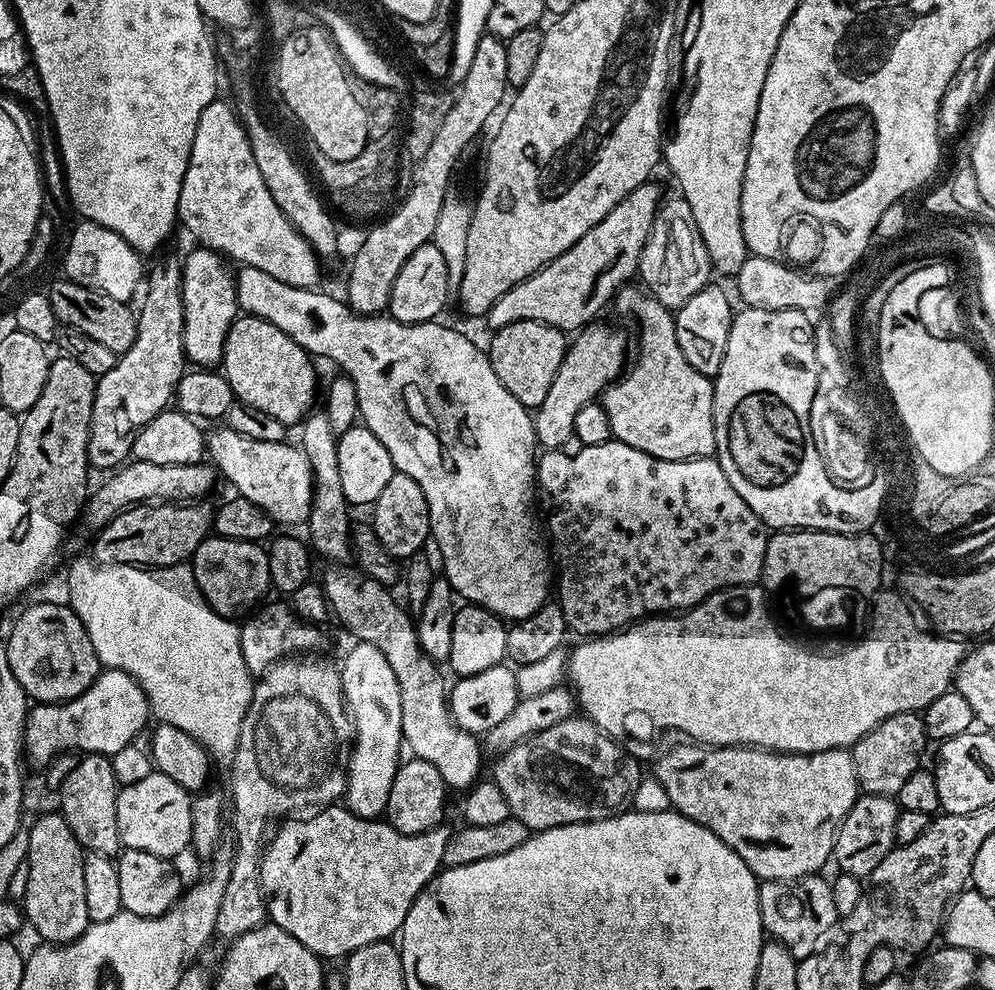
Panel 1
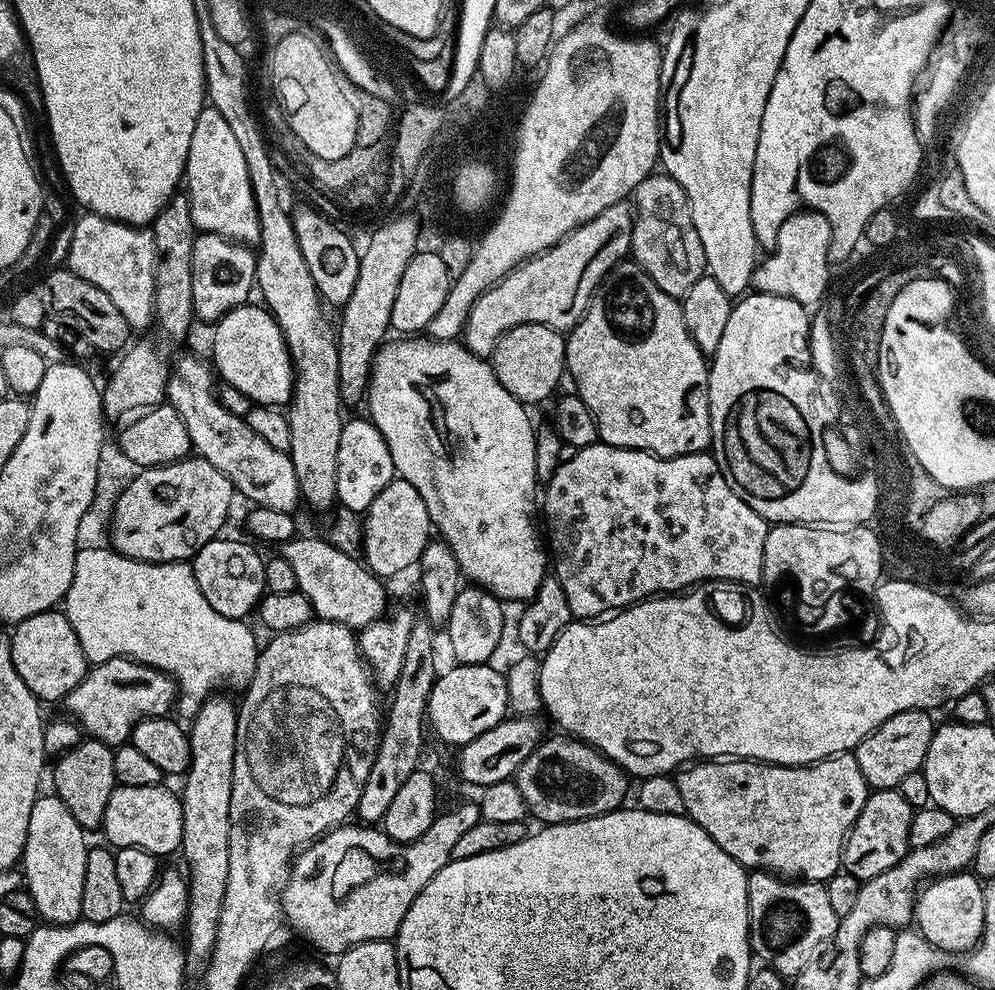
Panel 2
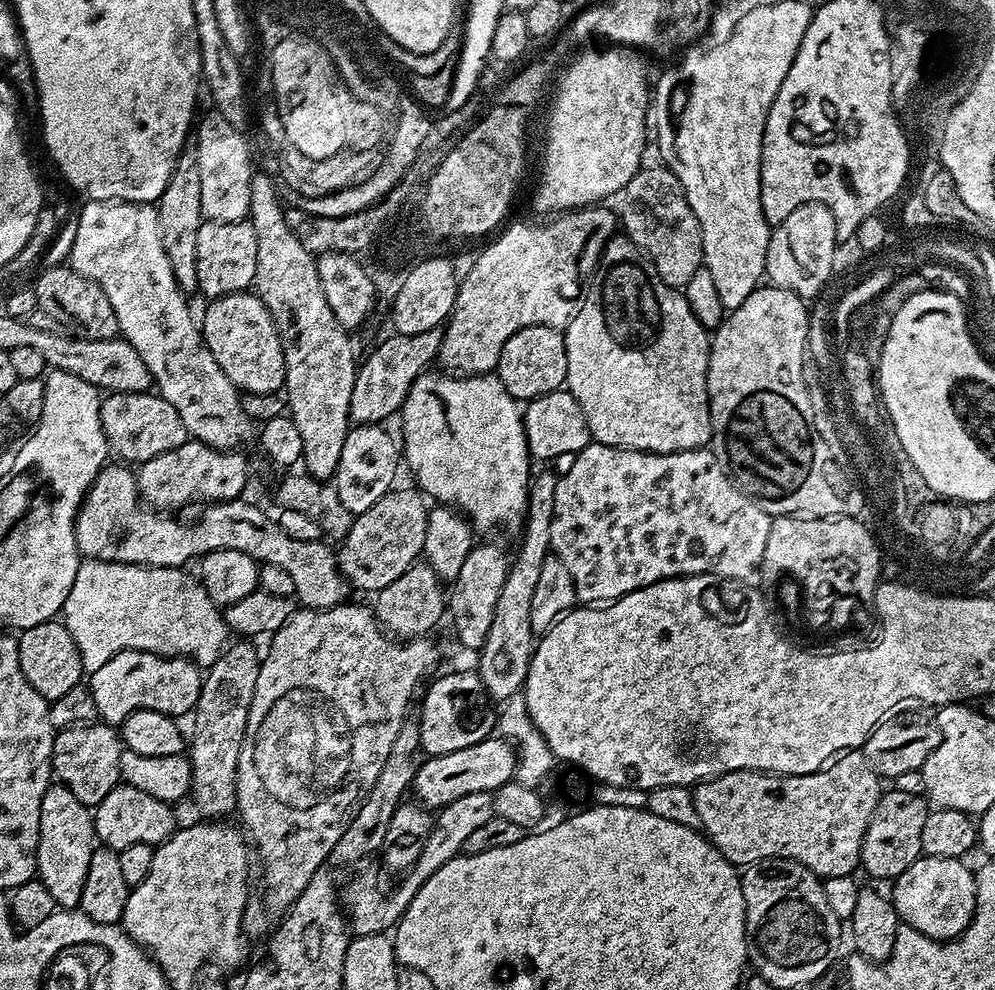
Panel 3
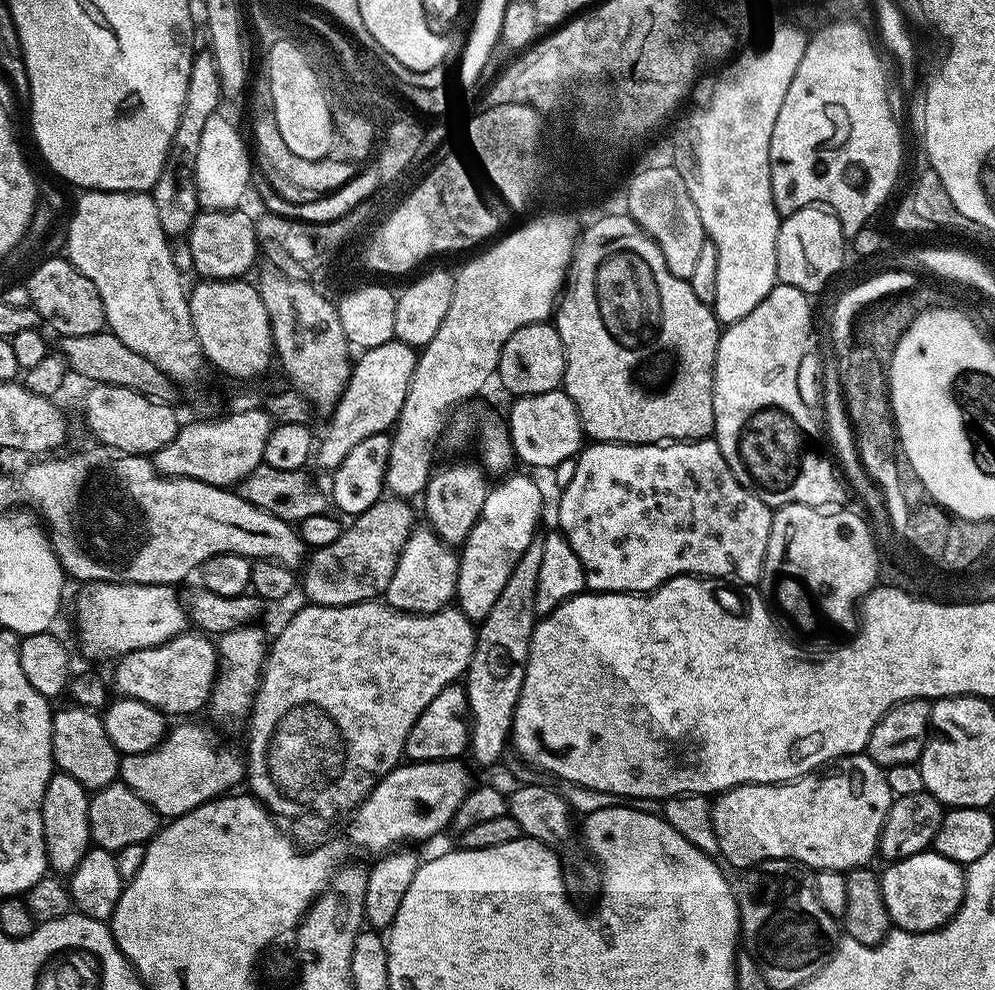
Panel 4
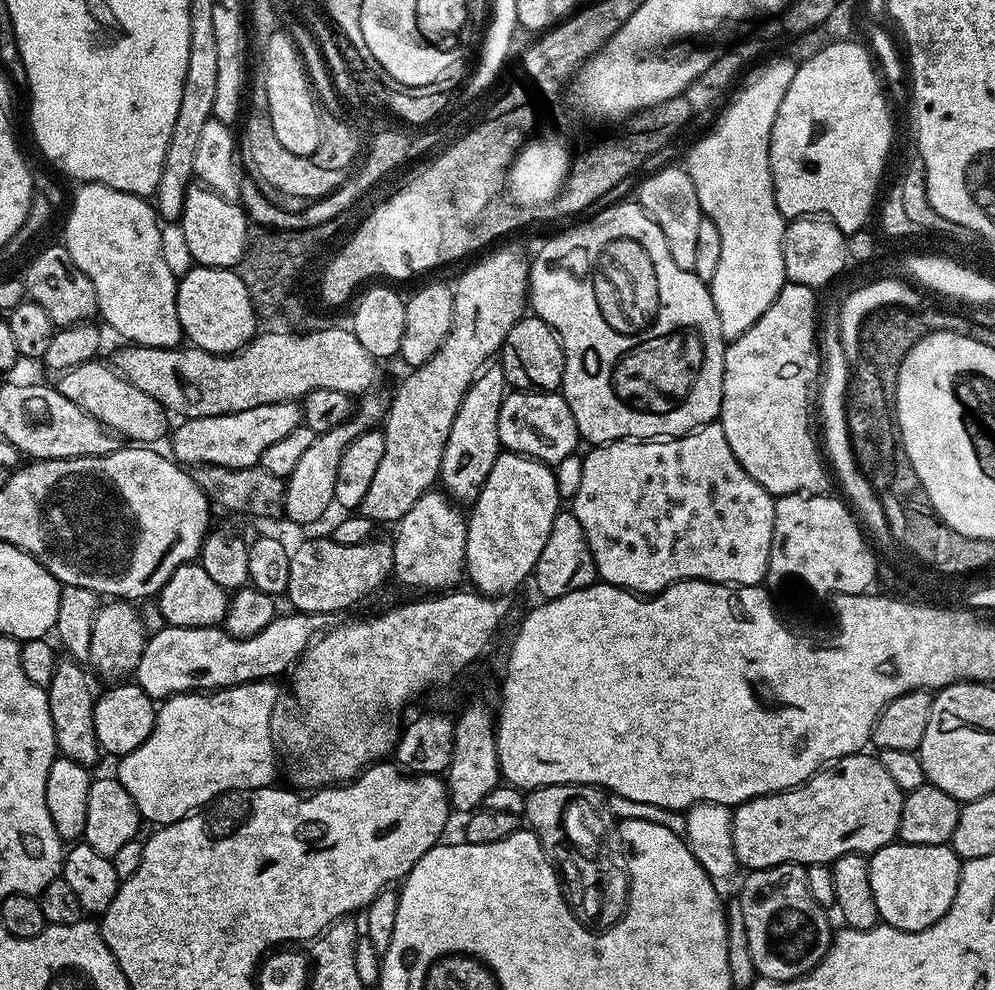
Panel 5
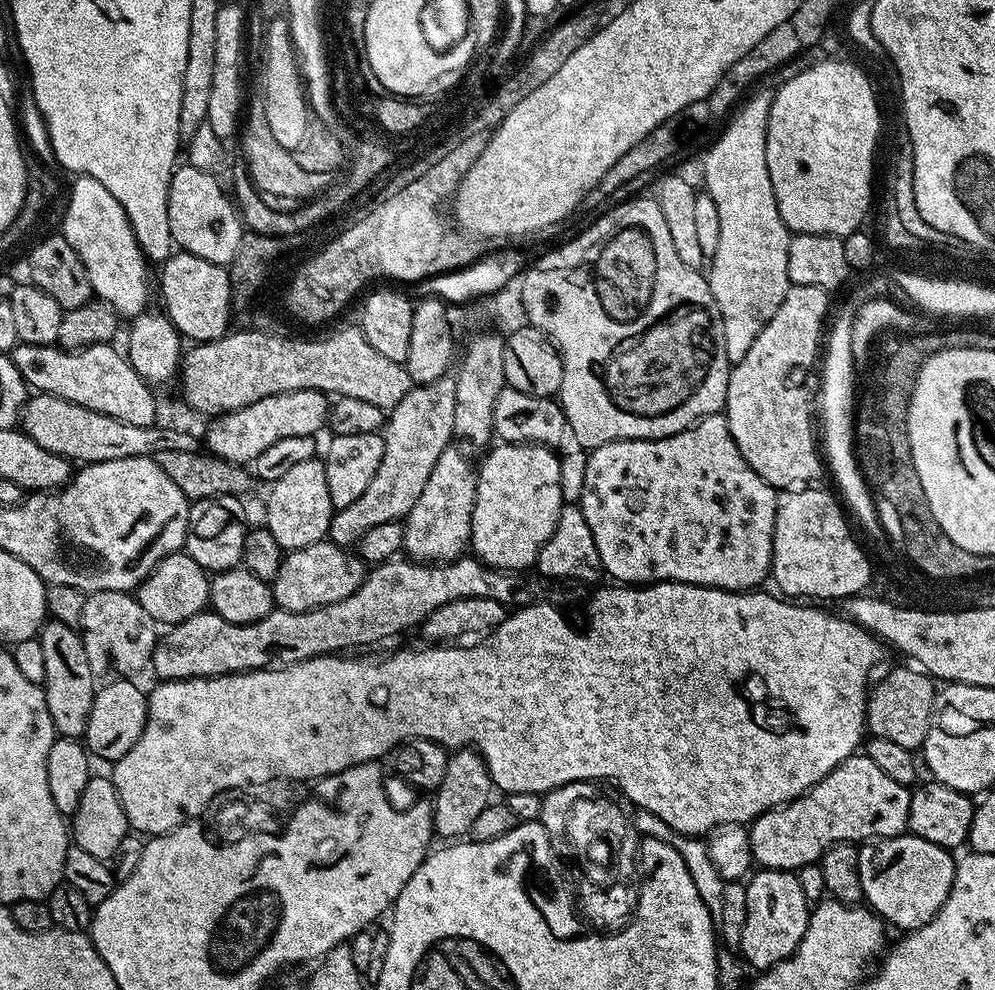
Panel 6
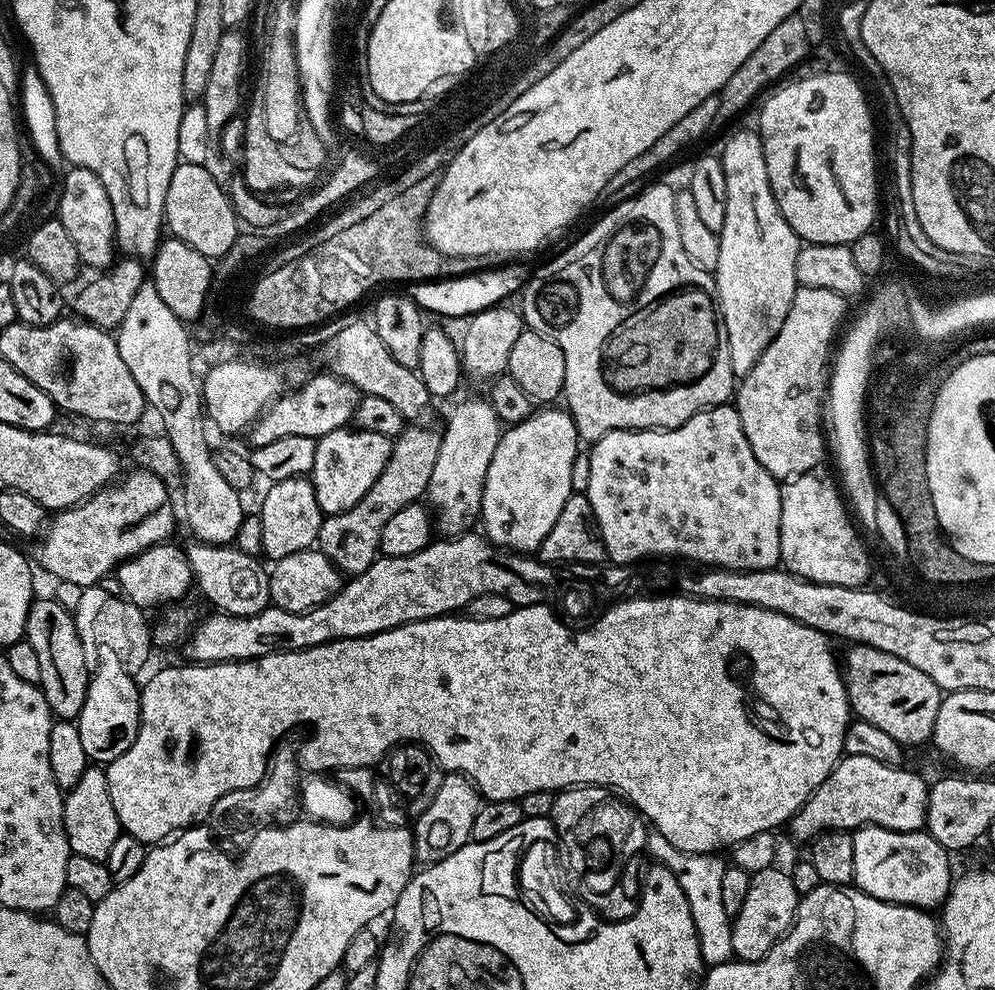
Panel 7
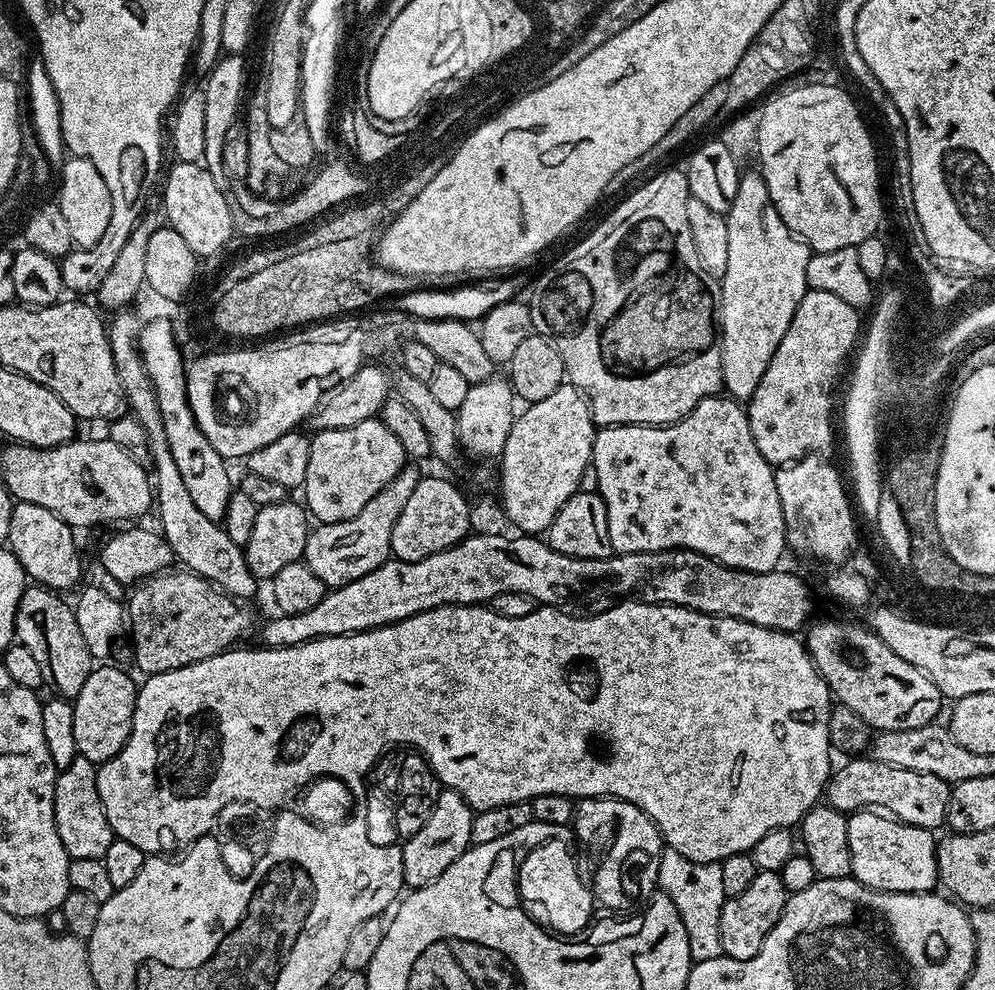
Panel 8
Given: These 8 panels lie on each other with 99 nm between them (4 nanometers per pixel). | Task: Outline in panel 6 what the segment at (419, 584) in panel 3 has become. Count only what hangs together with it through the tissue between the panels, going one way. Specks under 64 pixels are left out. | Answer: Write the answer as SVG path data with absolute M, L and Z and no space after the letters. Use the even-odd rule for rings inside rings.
M456 447L442 450L434 470L430 470L430 482L426 482L418 502L414 502L403 521L403 551L417 562L447 564L449 560L458 560L469 551L477 469L468 461L467 454L463 452L465 449Z

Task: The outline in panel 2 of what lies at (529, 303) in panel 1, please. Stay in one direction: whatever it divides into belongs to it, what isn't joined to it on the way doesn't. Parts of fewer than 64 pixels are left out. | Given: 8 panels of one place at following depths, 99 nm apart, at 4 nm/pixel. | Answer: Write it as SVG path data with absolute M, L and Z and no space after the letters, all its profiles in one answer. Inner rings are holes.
M621 202L614 206L606 206L602 214L590 218L590 222L578 226L568 236L562 237L553 248L547 248L537 256L531 256L510 274L503 276L493 288L482 294L482 298L478 298L478 302L474 302L464 323L462 337L464 347L472 351L475 356L488 358L491 357L498 338L514 330L514 326L545 324L561 334L575 328L576 323L583 318L588 303L591 302L604 277L631 253L633 215L634 208L631 203Z

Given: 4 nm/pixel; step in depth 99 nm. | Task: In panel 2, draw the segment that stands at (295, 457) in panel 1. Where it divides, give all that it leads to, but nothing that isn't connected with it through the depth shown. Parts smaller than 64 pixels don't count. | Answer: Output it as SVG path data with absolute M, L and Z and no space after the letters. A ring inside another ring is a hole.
M184 356L171 365L168 373L166 400L178 414L182 414L182 422L186 422L190 434L192 452L210 462L210 466L222 470L222 474L230 478L233 489L253 500L253 505L295 513L296 504L299 505L301 499L298 478L294 478L294 462L286 452L274 450L266 438L254 434L245 417L230 414L230 410L222 406L213 369L205 364L196 356Z

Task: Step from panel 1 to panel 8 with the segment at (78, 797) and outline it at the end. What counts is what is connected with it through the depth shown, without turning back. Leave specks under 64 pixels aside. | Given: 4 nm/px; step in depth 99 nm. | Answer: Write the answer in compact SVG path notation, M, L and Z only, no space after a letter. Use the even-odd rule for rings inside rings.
M43 586L25 587L16 611L15 639L34 654L42 670L45 685L53 688L57 697L75 701L86 686L86 678L94 667L92 651L87 648L86 638L78 626L75 607L63 600L63 595Z

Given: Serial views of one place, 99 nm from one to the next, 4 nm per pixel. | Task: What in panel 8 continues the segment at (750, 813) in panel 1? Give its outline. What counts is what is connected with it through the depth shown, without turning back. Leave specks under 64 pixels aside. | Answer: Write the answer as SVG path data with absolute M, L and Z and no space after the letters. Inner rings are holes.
M852 758L844 763L848 764L841 768L839 765L831 773L826 789L827 803L839 812L851 814L861 810L883 810L910 826L929 830L945 827L952 790L942 778L935 774L918 774L918 770L902 770L871 758Z

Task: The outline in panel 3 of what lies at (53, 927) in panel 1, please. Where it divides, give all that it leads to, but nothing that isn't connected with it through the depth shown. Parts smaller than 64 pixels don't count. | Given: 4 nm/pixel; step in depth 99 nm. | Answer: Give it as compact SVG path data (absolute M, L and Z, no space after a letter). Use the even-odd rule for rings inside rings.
M62 783L49 784L42 794L42 814L38 830L36 851L36 876L50 890L50 898L61 909L72 910L82 898L82 886L86 882L86 870L90 870L90 854L98 847L93 809L87 808Z

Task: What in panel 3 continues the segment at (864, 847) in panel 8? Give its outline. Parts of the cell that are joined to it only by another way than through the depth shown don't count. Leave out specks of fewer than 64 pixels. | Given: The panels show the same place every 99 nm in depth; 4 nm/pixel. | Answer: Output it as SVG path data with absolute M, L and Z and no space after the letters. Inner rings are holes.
M921 855L903 874L897 876L891 885L890 899L896 907L896 915L911 931L928 936L933 942L955 940L968 928L972 915L976 913L976 872L964 865L963 859L934 858Z

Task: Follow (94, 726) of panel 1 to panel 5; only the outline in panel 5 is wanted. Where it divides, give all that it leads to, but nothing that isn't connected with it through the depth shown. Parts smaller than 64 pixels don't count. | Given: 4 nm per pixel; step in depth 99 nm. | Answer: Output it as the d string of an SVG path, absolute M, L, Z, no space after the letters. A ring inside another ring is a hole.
M293 611L292 616L277 615L258 634L250 638L234 638L223 627L210 628L173 628L161 626L147 637L147 644L142 650L141 660L134 671L135 683L154 702L163 702L170 696L183 692L210 692L221 688L233 688L239 684L254 684L257 680L277 678L289 671L308 649L308 645L325 631L325 617L320 614L305 614Z

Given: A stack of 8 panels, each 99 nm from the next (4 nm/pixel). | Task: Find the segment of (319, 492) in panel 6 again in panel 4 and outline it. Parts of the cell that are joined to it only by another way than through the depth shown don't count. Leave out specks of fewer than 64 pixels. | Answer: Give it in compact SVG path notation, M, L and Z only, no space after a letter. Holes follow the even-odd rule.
M393 338L390 342L382 342L382 346L363 349L355 357L342 398L330 413L329 420L332 421L324 437L321 440L319 437L315 445L314 464L331 474L340 465L342 458L346 458L346 454L358 446L358 442L374 438L374 434L388 432L395 425L406 402L406 390L410 390L410 378L414 378L417 355L417 349Z

